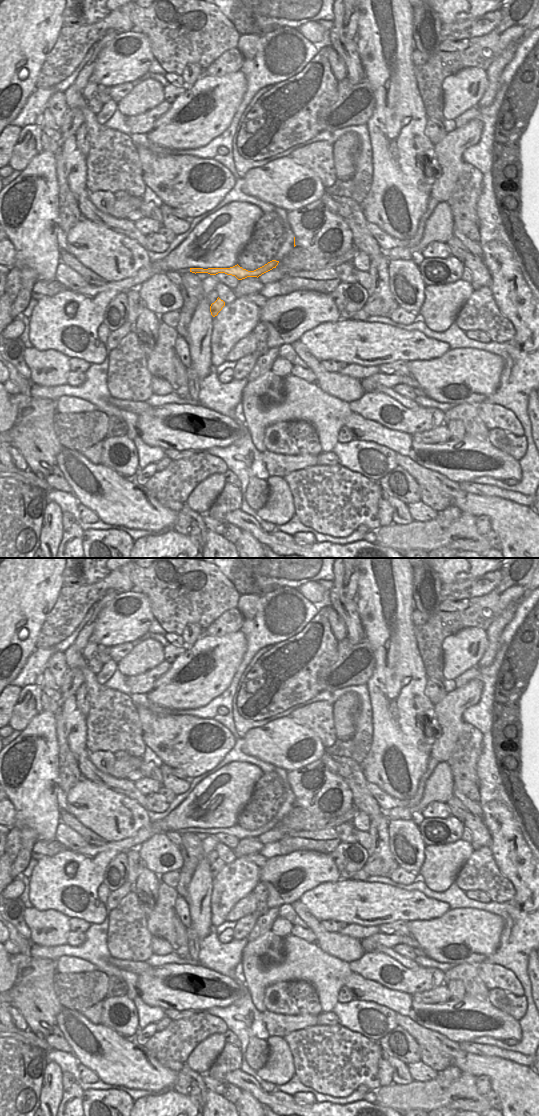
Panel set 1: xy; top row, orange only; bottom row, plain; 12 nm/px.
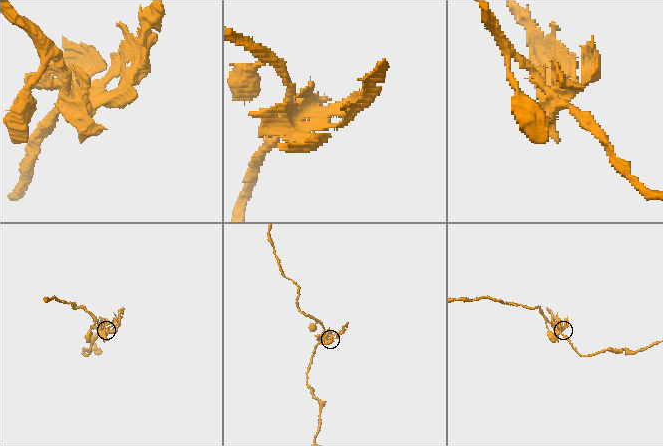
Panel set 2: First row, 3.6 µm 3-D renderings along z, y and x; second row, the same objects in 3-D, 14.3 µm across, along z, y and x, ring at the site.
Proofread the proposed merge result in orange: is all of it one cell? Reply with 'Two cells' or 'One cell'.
Two cells

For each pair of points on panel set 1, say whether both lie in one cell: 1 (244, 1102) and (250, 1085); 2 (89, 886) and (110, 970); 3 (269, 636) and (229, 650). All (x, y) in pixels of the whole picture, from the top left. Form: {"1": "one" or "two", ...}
{"1": "two", "2": "two", "3": "two"}

